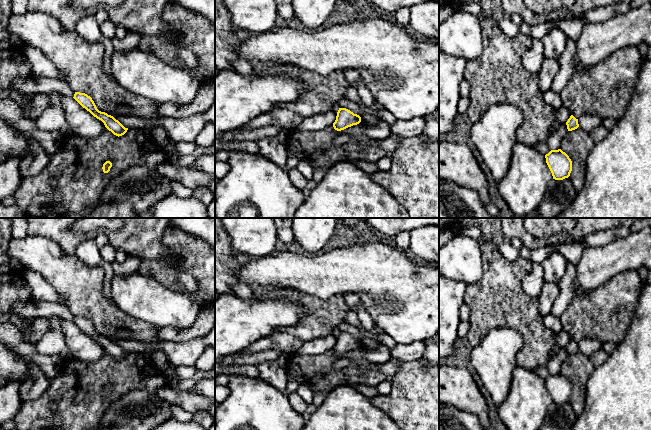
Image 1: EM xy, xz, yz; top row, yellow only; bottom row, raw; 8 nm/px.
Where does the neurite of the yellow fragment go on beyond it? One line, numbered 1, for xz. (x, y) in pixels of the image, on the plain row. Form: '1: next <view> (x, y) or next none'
1: next none

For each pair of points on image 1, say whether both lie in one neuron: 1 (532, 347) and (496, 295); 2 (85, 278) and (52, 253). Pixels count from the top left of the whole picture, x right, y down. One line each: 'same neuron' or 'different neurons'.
1: same neuron
2: same neuron

